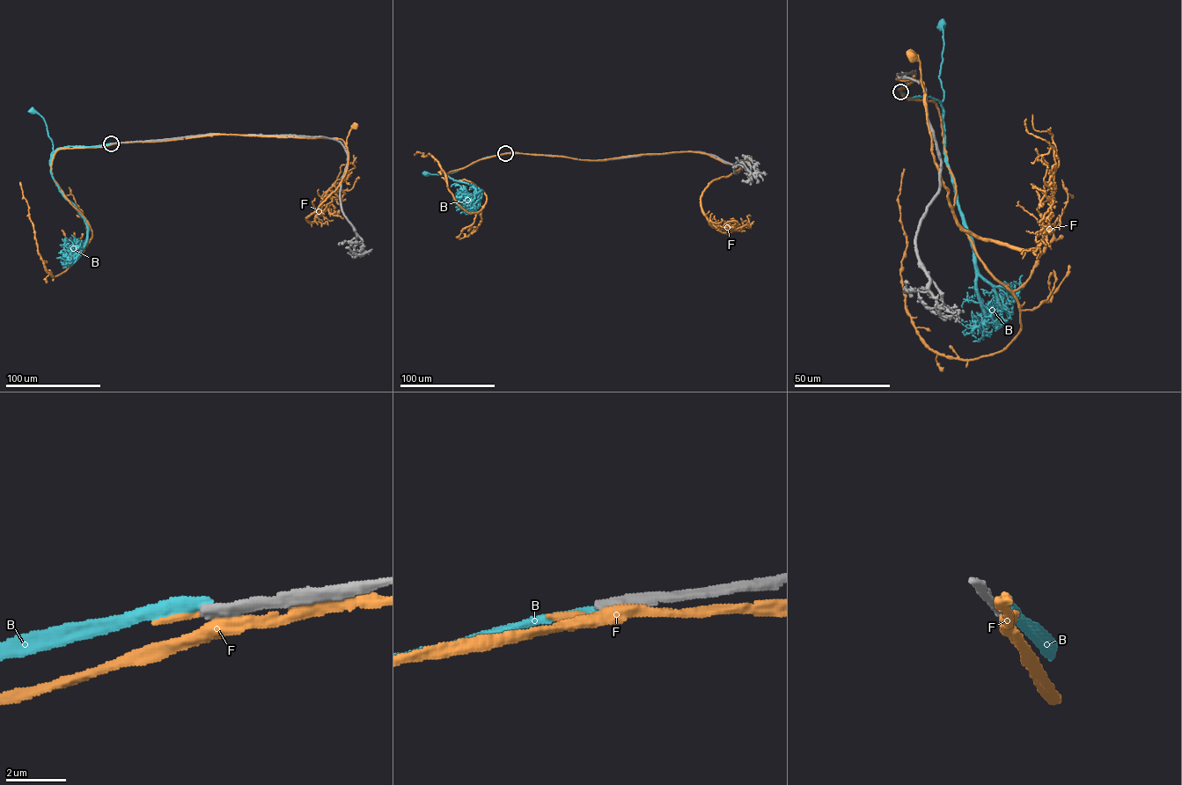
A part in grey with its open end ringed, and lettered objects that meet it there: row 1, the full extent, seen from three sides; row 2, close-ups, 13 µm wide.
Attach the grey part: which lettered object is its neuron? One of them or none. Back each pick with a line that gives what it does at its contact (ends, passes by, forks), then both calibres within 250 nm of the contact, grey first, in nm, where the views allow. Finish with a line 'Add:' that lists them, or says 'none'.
Add: none

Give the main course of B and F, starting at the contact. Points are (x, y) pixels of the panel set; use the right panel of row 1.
B: (900, 91), (910, 98), (936, 99), (943, 116), (943, 91), (939, 77), (943, 47), (942, 24)
F: (900, 91), (914, 81), (913, 74), (906, 73), (897, 78), (921, 81), (924, 93), (921, 62), (912, 56)

